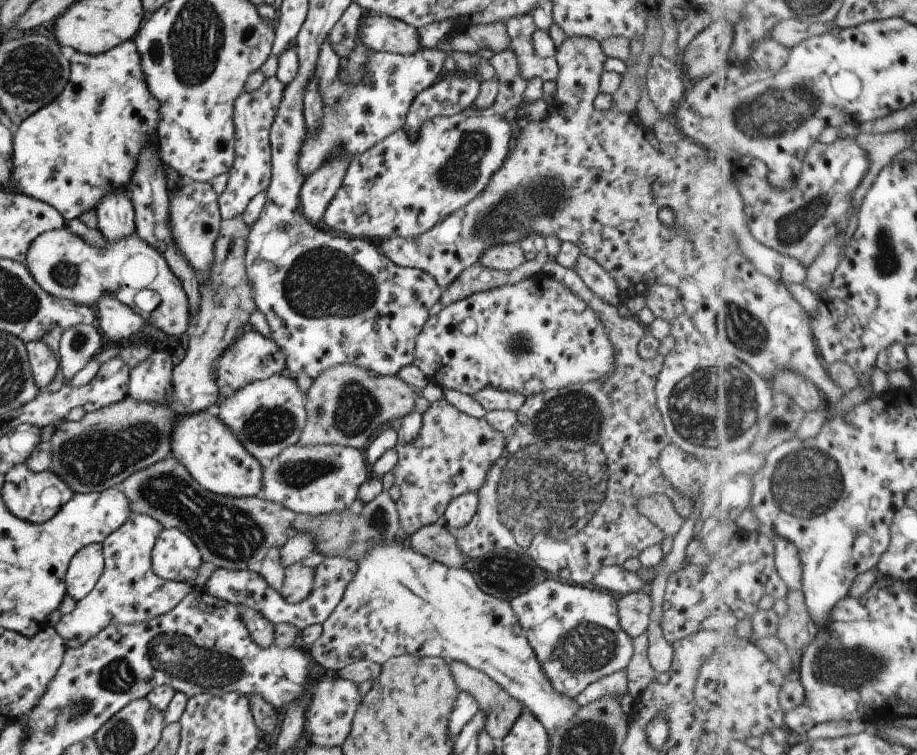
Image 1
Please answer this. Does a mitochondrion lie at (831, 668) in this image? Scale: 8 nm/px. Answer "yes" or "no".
yes

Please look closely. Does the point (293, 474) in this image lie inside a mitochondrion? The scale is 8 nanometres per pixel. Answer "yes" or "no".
yes

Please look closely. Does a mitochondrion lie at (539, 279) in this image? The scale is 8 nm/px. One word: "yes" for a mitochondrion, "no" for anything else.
no

